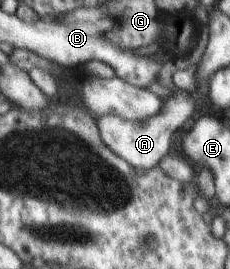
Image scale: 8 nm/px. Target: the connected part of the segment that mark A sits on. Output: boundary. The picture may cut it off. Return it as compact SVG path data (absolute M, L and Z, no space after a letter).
M186 92L191 96L195 103L186 98L184 93L172 94L165 99L165 110L161 114L157 114L154 118L149 118L141 121L124 120L117 116L102 115L96 116L99 135L106 147L122 157L126 164L136 168L137 170L152 170L157 168L160 160L167 157L168 149L172 149L172 133L182 126L183 117L180 114L186 114L186 111L192 111L196 103L201 100L195 99L195 92Z

